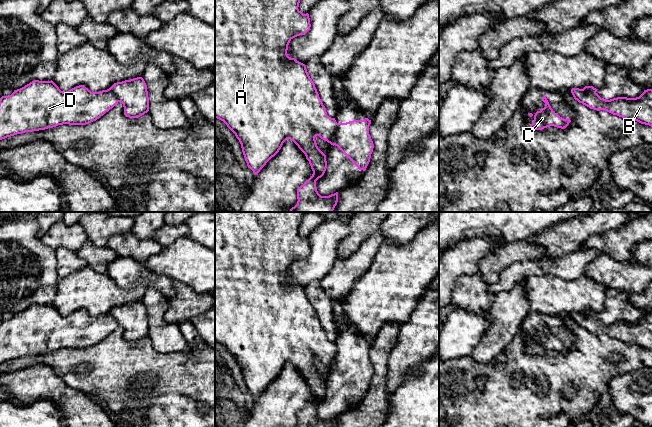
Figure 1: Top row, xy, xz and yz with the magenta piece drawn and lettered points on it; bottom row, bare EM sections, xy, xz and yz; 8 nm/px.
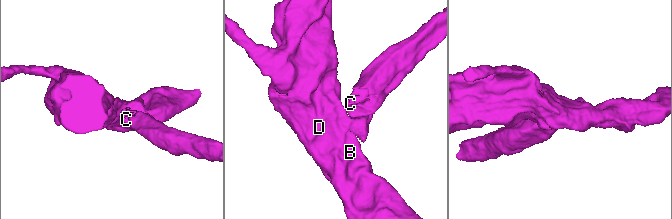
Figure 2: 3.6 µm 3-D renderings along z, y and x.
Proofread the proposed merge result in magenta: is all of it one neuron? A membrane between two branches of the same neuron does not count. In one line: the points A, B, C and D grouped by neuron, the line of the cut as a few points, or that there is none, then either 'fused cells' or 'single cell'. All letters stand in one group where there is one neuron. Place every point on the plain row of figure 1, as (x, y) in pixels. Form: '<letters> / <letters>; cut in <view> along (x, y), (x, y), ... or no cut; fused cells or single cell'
A B D / C; cut in xz along (337, 347), (333, 368); fused cells

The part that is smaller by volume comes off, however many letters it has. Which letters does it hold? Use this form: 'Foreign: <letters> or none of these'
Foreign: C

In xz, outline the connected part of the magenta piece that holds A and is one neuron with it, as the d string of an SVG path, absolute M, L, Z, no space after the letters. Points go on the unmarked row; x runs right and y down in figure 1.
M215 212L215 342L223 345L227 351L235 358L239 364L242 376L250 392L256 399L281 373L283 367L290 363L305 378L313 395L312 400L297 413L297 427L337 427L338 416L329 420L321 420L316 411L316 405L321 402L327 392L326 379L318 372L315 361L327 365L331 369L335 368L335 358L338 353L335 342L327 339L314 306L310 302L306 289L290 282L287 278L290 265L300 259L305 259L311 251L309 238L303 238L299 233L302 218L306 212Z

